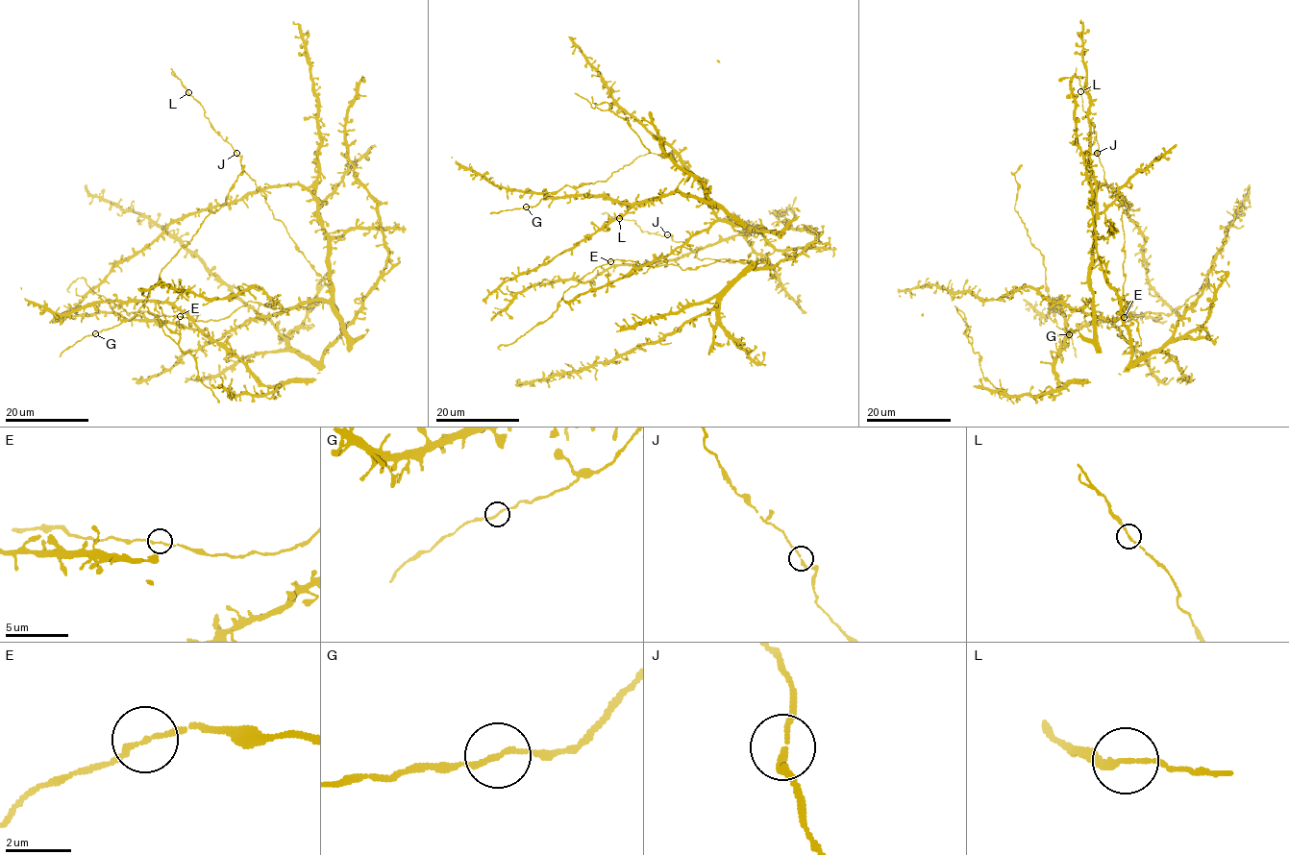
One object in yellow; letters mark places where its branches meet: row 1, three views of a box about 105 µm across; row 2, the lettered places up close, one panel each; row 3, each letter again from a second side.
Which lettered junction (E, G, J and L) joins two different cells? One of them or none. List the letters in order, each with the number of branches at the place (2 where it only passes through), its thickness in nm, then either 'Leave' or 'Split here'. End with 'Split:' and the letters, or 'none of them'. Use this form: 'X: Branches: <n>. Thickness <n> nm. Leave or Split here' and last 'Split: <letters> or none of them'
E: Branches: 2. Thickness 140 nm. Leave
G: Branches: 2. Thickness 160 nm. Leave
J: Branches: 2. Thickness 170 nm. Leave
L: Branches: 2. Thickness 160 nm. Leave
Split: none of them

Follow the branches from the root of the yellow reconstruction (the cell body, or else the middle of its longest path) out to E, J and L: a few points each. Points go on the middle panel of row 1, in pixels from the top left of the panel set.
E: (602, 272), (619, 264), (674, 260), (691, 250), (700, 259), (763, 262), (718, 259), (682, 270), (609, 261)
J: (602, 272), (619, 264), (674, 260), (690, 251), (686, 243), (667, 235)
L: (602, 272), (619, 264), (674, 260), (690, 251), (670, 233), (649, 232), (634, 220), (618, 218)

